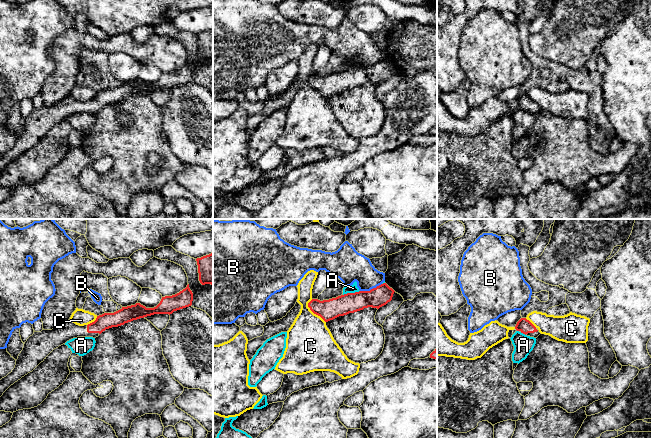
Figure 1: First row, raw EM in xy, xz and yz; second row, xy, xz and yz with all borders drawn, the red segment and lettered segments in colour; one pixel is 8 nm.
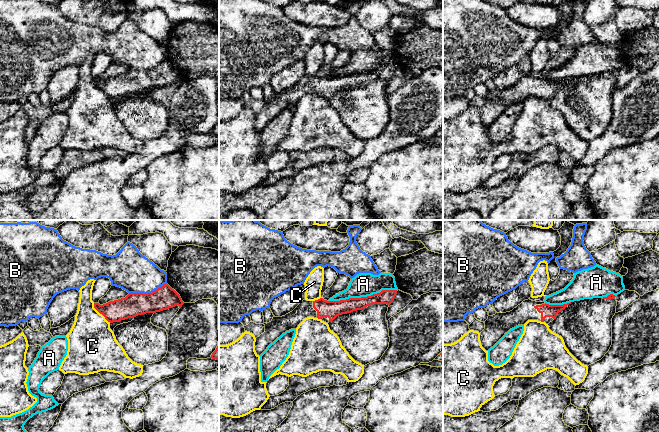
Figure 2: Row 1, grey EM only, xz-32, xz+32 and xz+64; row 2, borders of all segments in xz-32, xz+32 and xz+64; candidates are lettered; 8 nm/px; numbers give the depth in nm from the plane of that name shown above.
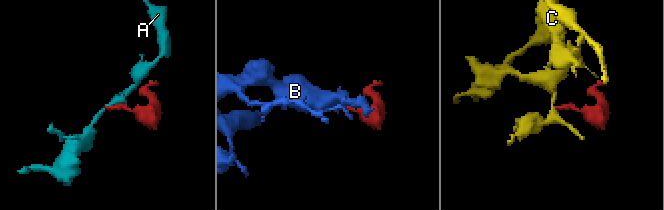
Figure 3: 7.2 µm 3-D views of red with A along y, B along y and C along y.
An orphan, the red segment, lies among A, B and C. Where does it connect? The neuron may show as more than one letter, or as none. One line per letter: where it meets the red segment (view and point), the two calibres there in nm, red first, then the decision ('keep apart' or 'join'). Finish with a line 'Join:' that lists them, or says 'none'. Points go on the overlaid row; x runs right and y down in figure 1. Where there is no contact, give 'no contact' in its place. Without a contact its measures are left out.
A: contact xz (351, 293); calibres 160 and 70 nm; keep apart
B: contact xz (371, 289); calibres 160 and 260 nm; keep apart
C: contact xz (313, 312); calibres 160 and 380 nm; keep apart
Join: none

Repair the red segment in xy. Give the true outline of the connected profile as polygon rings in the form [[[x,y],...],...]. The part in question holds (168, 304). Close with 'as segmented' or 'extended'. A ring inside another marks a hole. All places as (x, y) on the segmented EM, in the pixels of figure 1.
[[[189,284],[172,296],[162,297],[154,308],[146,308],[140,303],[122,307],[114,313],[104,313],[88,325],[79,326],[71,320],[52,330],[34,332],[24,344],[16,360],[15,368],[0,380],[0,397],[15,382],[32,372],[56,348],[77,337],[98,337],[103,331],[154,314],[172,314],[174,311],[192,305],[193,293]]] | extended

